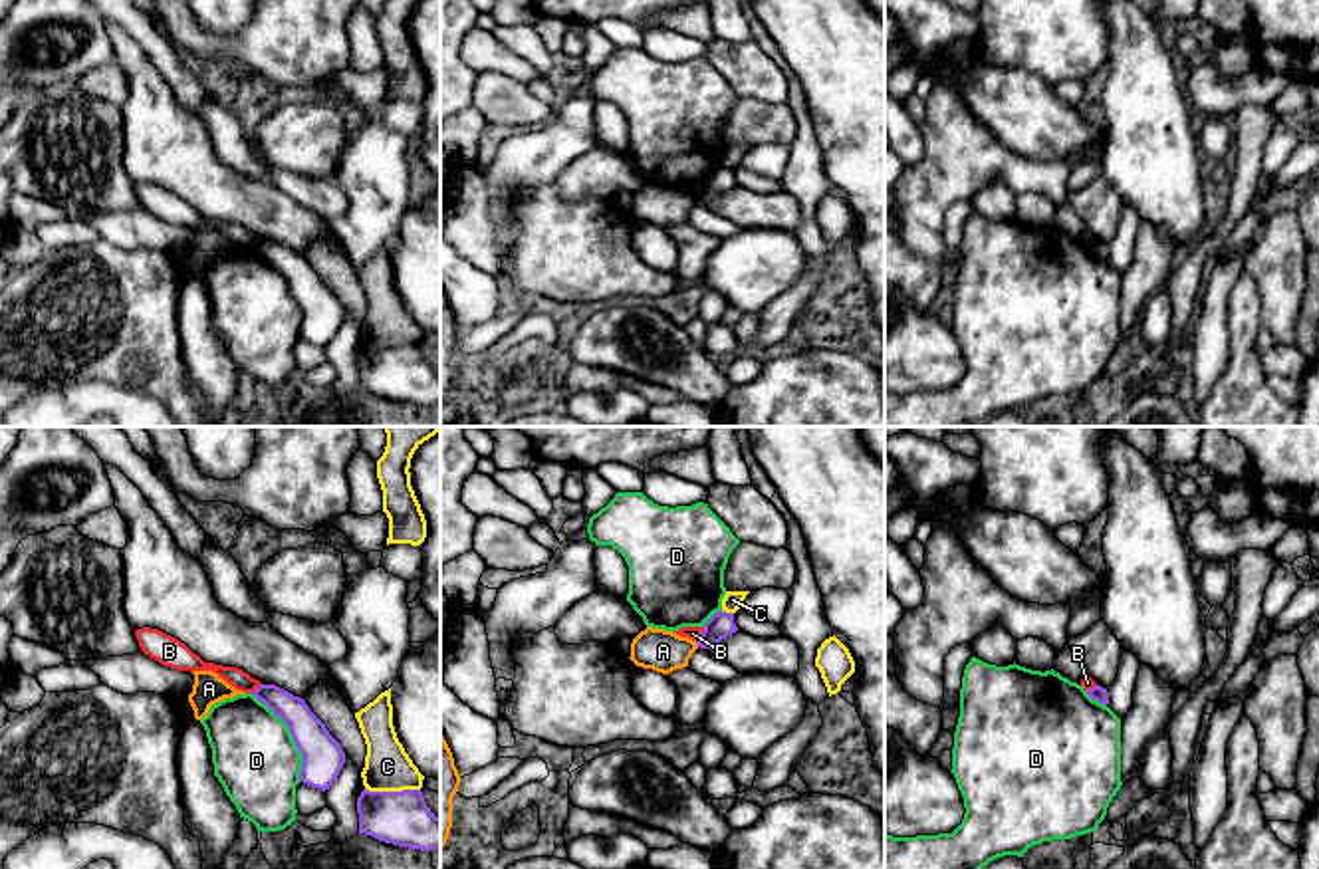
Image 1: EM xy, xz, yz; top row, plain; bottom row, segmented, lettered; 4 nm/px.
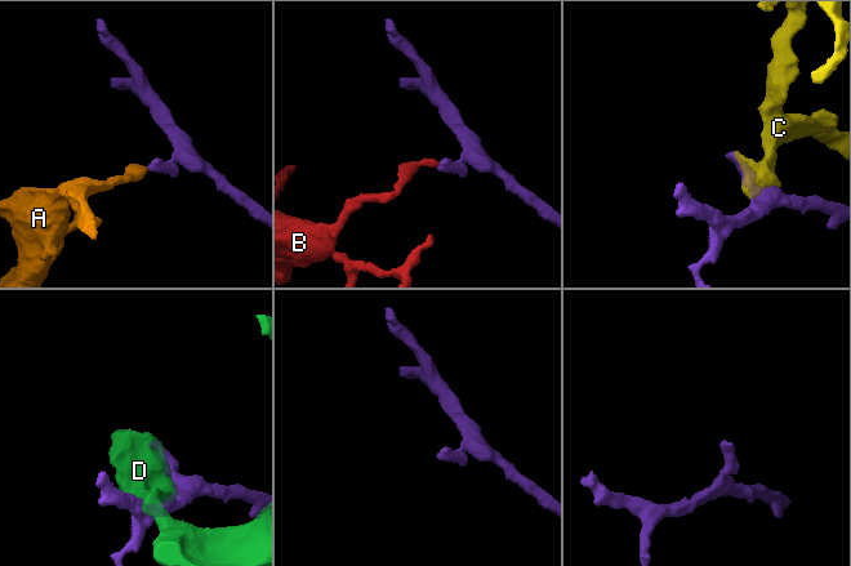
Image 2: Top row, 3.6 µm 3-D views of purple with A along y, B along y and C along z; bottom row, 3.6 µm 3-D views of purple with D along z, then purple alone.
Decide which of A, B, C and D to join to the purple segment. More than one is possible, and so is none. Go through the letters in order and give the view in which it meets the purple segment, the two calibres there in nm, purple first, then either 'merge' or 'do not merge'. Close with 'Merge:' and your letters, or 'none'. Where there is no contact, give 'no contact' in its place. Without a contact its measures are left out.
A: xz | 100/170 nm | do not merge
B: xz | 100/50 nm | do not merge
C: xy | 220/190 nm | do not merge
D: xy | 160/340 nm | do not merge
Merge: none

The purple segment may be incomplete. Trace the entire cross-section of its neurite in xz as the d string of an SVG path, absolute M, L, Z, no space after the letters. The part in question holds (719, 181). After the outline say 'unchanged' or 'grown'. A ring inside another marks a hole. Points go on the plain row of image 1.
M718 167L704 179L704 186L698 192L696 200L700 204L712 204L722 194L726 194L728 190L736 186L738 183L734 179L734 169Z; unchanged

